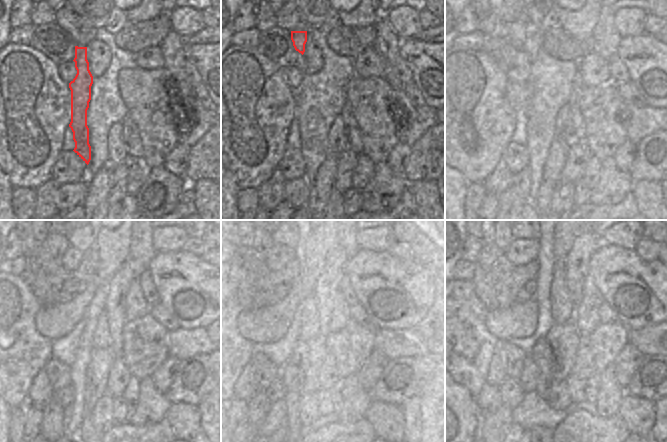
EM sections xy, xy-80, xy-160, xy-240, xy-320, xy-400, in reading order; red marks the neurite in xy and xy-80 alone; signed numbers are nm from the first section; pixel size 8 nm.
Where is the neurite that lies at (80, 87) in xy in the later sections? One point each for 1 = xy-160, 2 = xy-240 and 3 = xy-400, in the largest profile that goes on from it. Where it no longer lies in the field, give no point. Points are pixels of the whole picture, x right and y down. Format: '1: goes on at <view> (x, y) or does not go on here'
1: goes on at xy-160 (516, 32)
2: goes on at xy-240 (69, 244)
3: goes on at xy-400 (502, 240)

